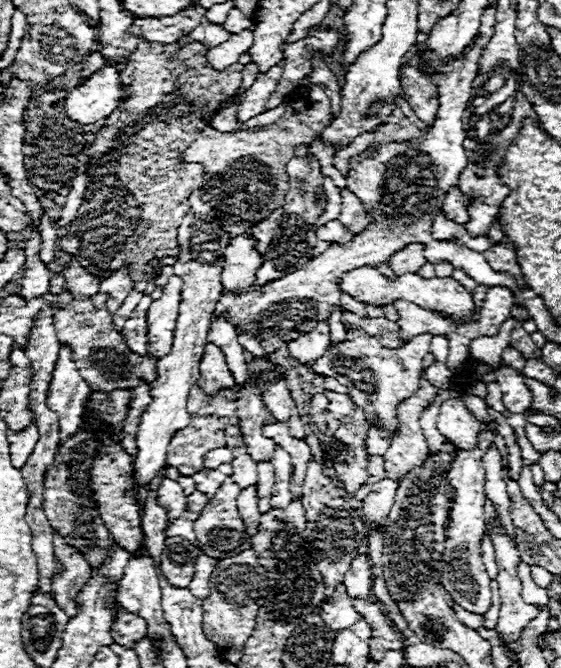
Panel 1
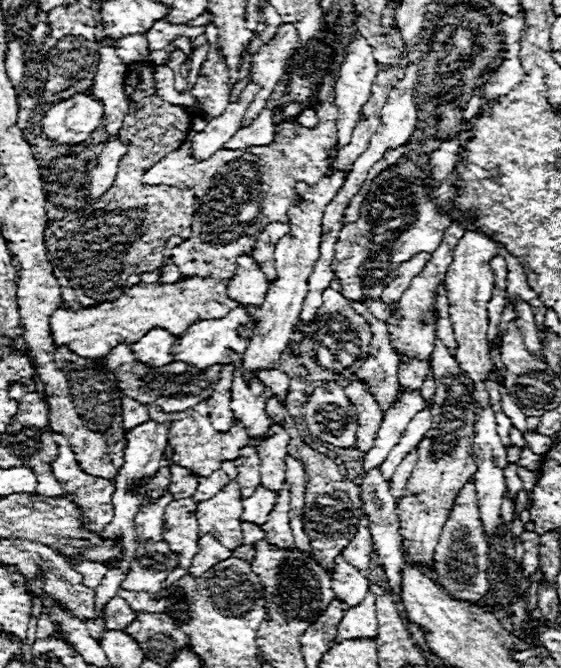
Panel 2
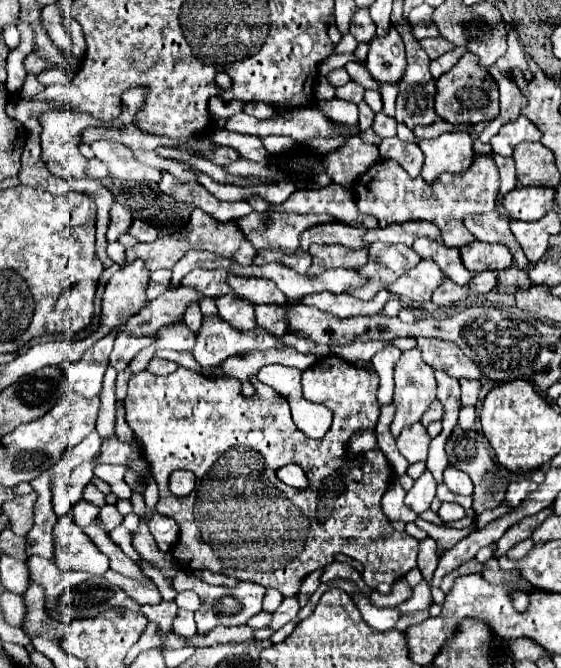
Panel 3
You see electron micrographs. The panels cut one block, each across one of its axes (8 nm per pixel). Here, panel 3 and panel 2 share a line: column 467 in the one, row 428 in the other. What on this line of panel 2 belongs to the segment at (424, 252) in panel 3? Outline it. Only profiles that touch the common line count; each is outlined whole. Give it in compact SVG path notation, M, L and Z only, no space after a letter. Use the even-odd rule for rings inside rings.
M272 424L268 430L268 436L260 440L260 444L254 444L258 456L260 456L260 480L262 486L278 492L284 482L284 456L288 446L288 434L280 424Z

